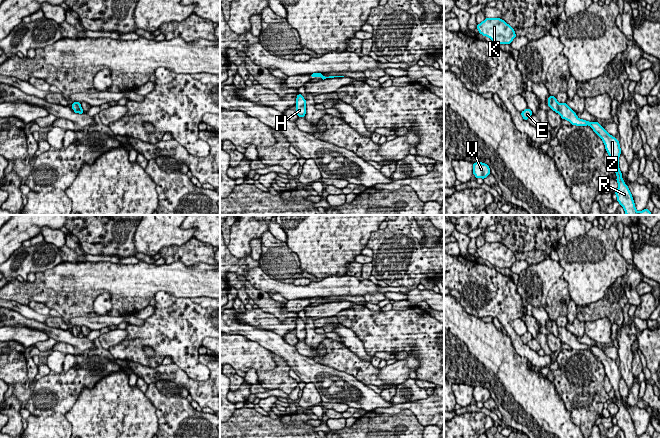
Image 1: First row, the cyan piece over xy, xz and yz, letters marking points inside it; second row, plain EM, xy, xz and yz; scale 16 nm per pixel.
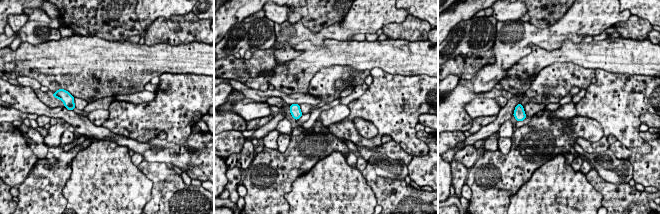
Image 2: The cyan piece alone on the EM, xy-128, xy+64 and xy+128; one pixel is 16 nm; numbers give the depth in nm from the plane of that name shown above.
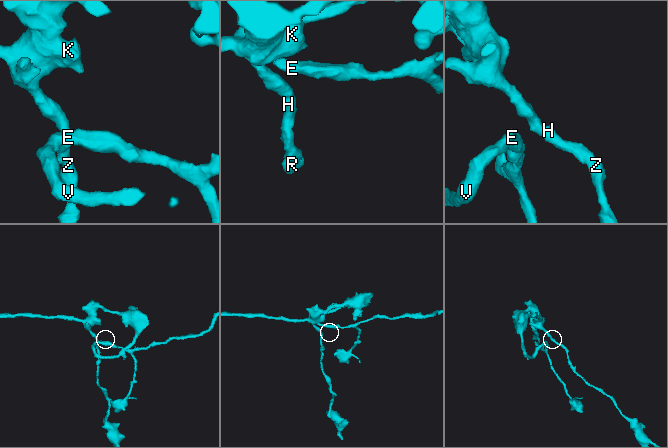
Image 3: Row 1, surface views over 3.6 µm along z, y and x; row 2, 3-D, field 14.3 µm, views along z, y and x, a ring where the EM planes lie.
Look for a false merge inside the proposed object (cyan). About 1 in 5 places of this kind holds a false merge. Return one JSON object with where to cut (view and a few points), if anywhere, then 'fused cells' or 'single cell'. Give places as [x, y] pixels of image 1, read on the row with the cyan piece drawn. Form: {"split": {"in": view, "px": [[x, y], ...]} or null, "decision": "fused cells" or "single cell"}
{"split": null, "decision": "single cell"}

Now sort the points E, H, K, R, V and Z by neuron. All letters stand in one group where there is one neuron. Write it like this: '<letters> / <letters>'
E H K R V Z

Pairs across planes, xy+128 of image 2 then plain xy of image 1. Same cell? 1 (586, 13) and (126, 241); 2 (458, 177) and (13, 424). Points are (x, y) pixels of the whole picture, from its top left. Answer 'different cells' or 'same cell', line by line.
1: different cells
2: same cell

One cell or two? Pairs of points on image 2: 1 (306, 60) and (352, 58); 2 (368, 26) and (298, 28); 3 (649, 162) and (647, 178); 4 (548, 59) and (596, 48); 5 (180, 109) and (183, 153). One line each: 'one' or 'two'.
1: one
2: one
3: one
4: one
5: two

